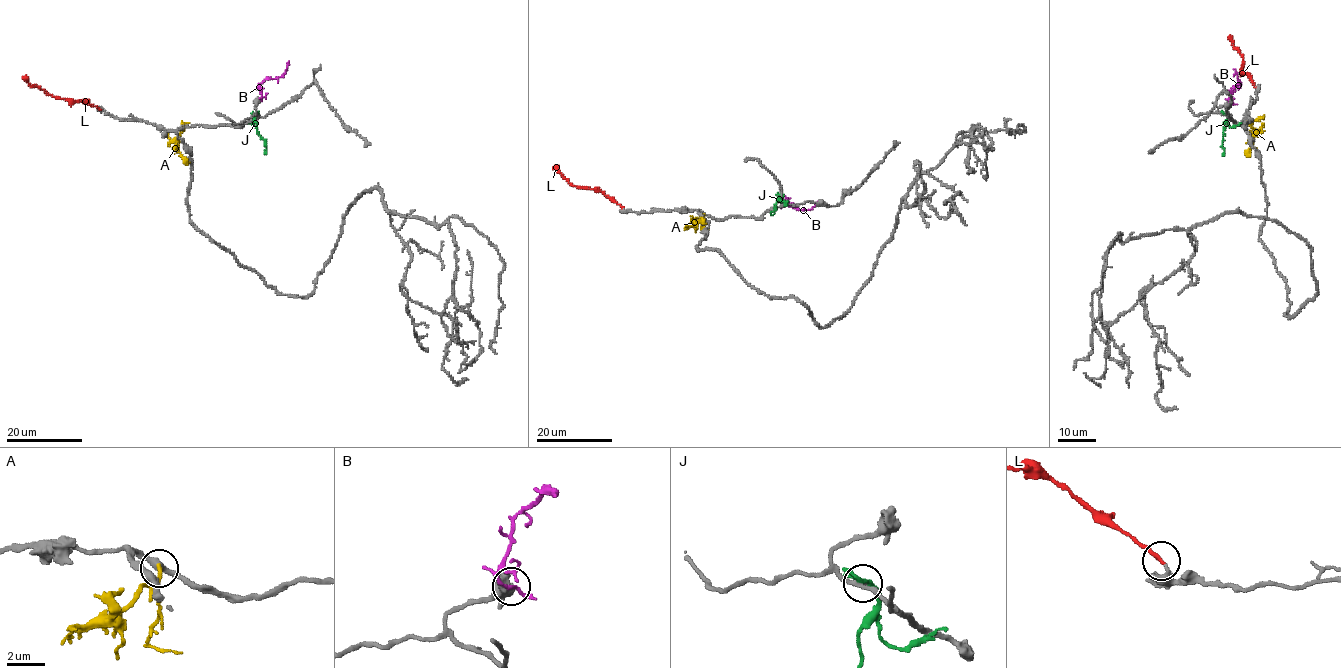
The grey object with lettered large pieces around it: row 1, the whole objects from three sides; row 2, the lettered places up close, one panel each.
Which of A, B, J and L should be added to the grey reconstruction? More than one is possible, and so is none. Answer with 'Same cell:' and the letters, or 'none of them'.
Same cell: L

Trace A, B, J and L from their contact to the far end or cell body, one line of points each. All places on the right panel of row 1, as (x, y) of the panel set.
A: (1247, 120), (1255, 131), (1249, 150), (1250, 157)
B: (1231, 102), (1231, 90), (1240, 84), (1234, 69)
J: (1225, 114), (1227, 120), (1224, 124), (1222, 156)
L: (1254, 86), (1242, 70), (1242, 55), (1233, 46), (1229, 35)

